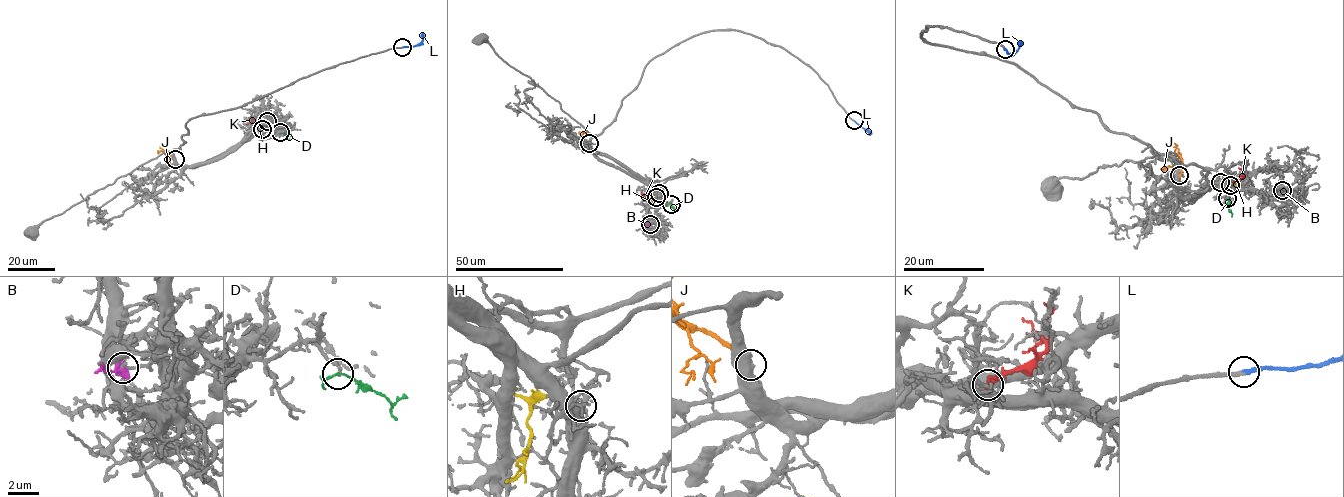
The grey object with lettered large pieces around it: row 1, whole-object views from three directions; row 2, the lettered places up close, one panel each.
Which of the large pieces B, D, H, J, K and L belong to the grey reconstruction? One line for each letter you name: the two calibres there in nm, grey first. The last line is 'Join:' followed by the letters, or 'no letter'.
L: 220/240 nm
Join: L

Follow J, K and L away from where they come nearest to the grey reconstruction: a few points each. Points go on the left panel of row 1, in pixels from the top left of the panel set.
J: (175, 159), (164, 152), (162, 144)
K: (262, 129), (253, 124), (243, 123)
L: (402, 47), (416, 46), (421, 42), (422, 33)

